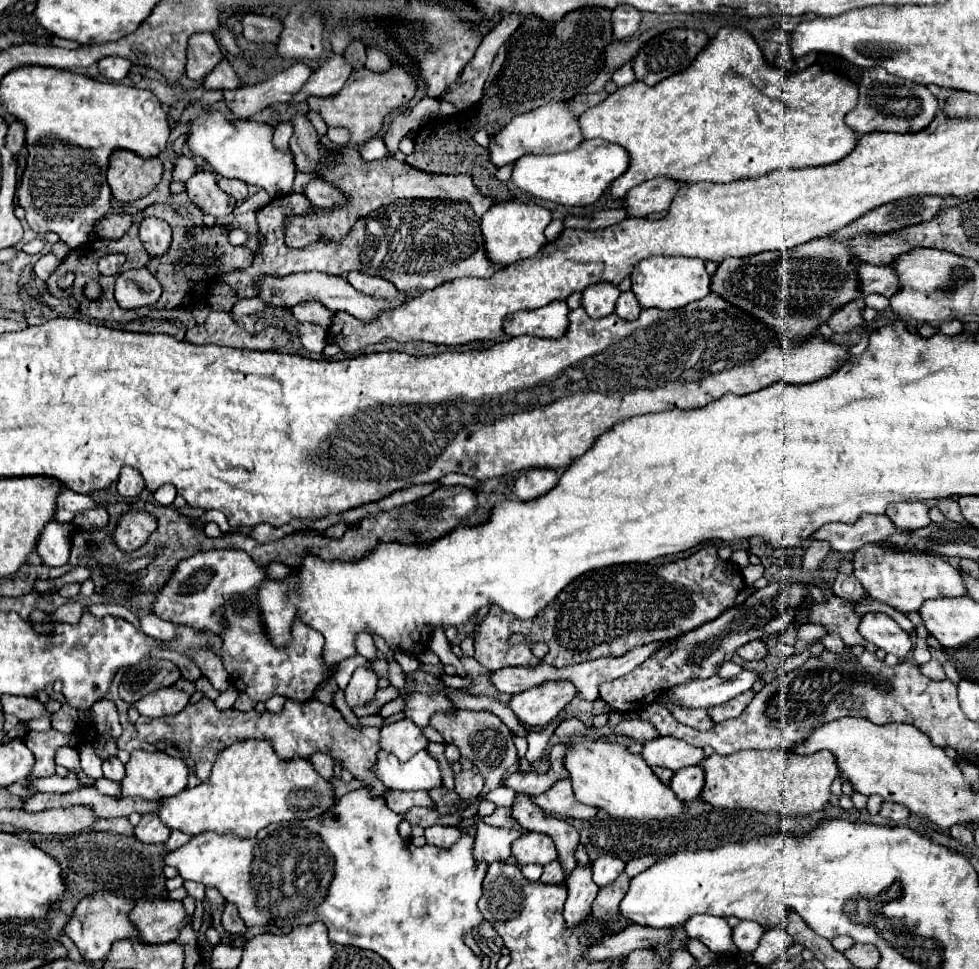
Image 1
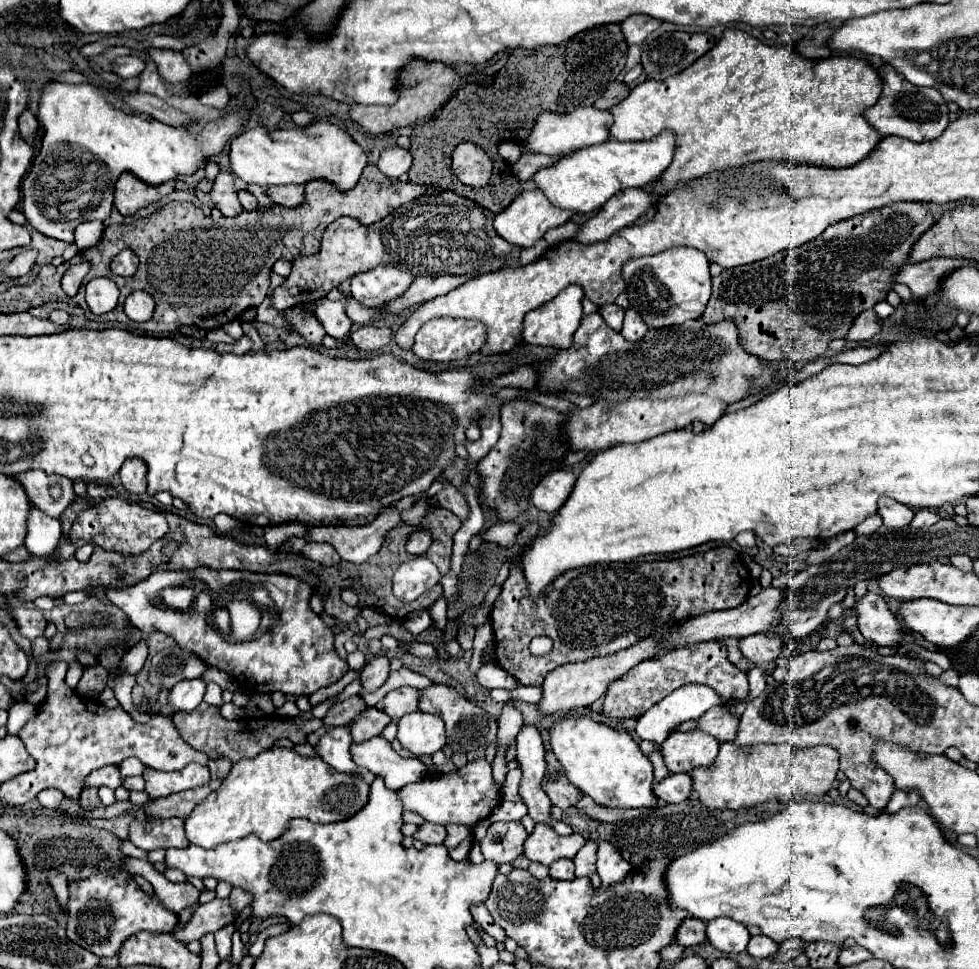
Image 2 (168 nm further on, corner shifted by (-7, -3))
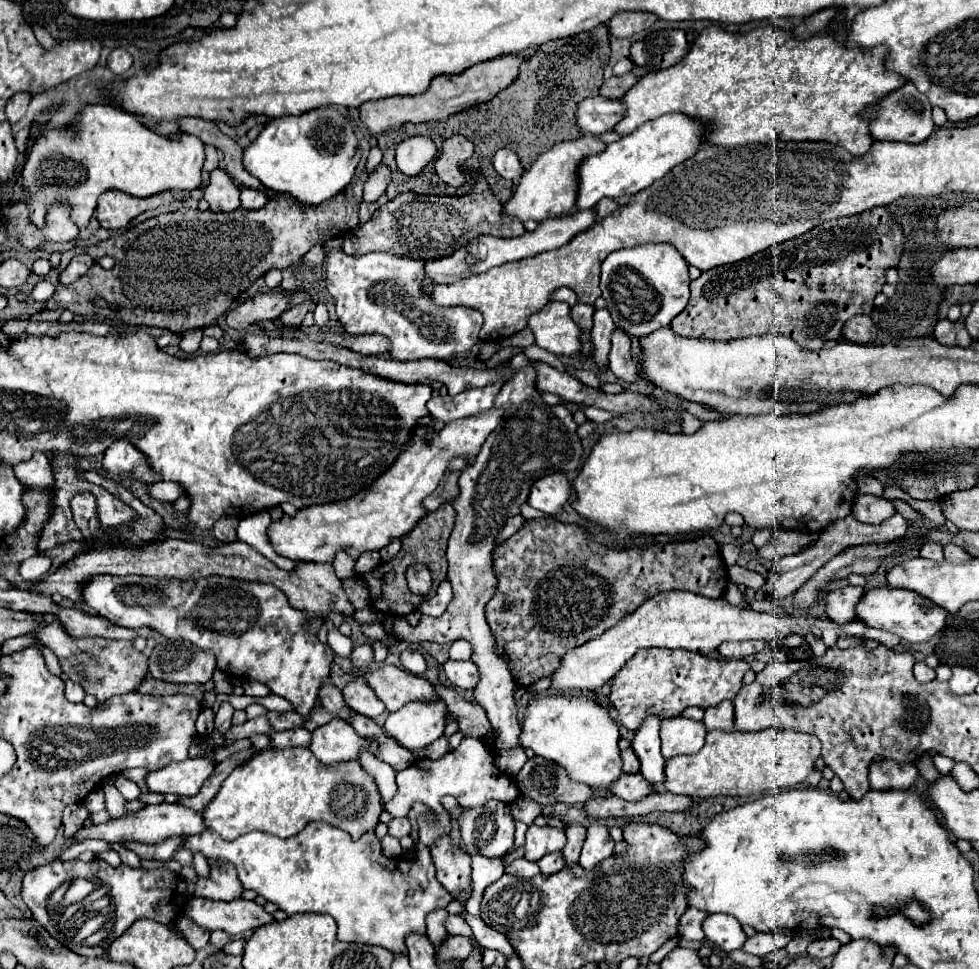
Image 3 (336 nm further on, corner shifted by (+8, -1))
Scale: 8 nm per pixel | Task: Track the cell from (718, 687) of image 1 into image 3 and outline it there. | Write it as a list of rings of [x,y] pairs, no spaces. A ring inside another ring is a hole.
[[[646,718],[642,722],[640,730],[636,732],[636,738],[632,740],[634,754],[640,760],[640,774],[652,784],[664,782],[664,758],[660,754],[660,738],[658,738],[660,720],[658,718]]]

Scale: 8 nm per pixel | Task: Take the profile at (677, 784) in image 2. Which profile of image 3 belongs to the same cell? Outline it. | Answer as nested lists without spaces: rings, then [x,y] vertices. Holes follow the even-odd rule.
[[[622,774],[616,782],[612,782],[612,786],[608,790],[610,790],[610,794],[632,802],[632,800],[640,800],[648,792],[652,792],[652,786],[648,786],[648,782],[644,782],[644,778],[640,774]]]

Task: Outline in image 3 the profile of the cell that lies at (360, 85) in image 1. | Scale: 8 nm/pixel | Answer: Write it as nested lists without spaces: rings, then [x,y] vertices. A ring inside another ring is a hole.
[[[508,54],[508,56],[494,58],[492,62],[472,66],[472,68],[464,70],[464,74],[458,74],[458,76],[434,78],[432,86],[422,96],[392,96],[392,98],[384,98],[384,100],[376,100],[376,102],[366,102],[360,108],[360,118],[372,134],[380,134],[390,128],[400,128],[406,122],[418,124],[418,122],[430,122],[430,120],[446,120],[448,116],[456,114],[456,112],[462,112],[462,110],[468,110],[470,106],[488,102],[490,98],[494,98],[494,94],[508,88],[516,80],[520,64],[524,64],[526,60],[528,60],[526,56]]]

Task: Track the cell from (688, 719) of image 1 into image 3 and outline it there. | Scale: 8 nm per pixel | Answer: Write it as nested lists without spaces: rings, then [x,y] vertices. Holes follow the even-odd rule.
[[[732,700],[720,702],[712,708],[706,708],[704,714],[704,724],[710,730],[734,730],[734,704]]]

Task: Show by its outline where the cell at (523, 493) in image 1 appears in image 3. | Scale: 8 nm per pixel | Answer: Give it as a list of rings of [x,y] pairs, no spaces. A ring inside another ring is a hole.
[[[550,474],[540,478],[530,492],[528,504],[546,514],[558,514],[570,498],[570,480],[566,474]]]

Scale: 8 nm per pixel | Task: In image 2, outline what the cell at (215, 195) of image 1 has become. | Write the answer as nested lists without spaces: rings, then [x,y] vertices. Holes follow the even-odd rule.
[[[221,172],[215,182],[213,188],[209,192],[213,206],[223,214],[223,216],[237,216],[243,212],[243,206],[237,200],[237,190],[233,186],[233,176],[227,172]]]

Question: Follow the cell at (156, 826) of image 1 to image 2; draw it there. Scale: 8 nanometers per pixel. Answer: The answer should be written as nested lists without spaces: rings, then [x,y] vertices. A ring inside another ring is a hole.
[[[145,818],[143,822],[133,820],[131,828],[129,828],[129,840],[137,848],[143,848],[147,852],[157,850],[157,848],[185,848],[185,846],[189,846],[189,840],[187,840],[187,836],[183,832],[183,818],[167,818],[167,820]]]

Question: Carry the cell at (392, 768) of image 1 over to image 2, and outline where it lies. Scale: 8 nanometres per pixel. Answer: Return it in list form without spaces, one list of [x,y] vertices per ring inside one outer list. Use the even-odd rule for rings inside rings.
[[[381,736],[353,744],[351,756],[359,768],[367,768],[375,776],[381,776],[385,786],[393,792],[427,776],[427,766],[419,758],[399,756]]]

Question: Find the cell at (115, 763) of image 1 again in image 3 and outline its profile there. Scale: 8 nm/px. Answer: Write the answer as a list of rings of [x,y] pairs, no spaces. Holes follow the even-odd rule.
[[[120,774],[120,776],[116,776],[114,786],[118,788],[118,792],[120,792],[126,800],[138,800],[138,796],[140,796],[140,788],[138,788],[132,780],[124,778],[122,774]]]

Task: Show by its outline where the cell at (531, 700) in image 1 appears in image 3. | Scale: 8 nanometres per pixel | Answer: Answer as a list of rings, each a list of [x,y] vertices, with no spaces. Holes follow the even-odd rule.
[[[668,590],[648,598],[632,614],[624,616],[616,626],[606,630],[602,636],[582,644],[580,648],[568,650],[562,658],[560,670],[554,672],[554,690],[596,690],[612,680],[622,666],[634,658],[642,648],[686,648],[698,654],[710,654],[722,642],[728,640],[776,640],[782,638],[782,624],[778,624],[772,612],[756,612],[730,604],[724,596],[706,598],[694,592]]]

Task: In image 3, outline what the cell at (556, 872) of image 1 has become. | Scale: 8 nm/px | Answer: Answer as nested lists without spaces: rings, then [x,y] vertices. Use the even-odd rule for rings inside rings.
[[[550,852],[538,862],[538,866],[540,866],[540,870],[544,874],[556,874],[556,872],[560,872],[566,866],[566,862],[564,862],[562,852]]]

